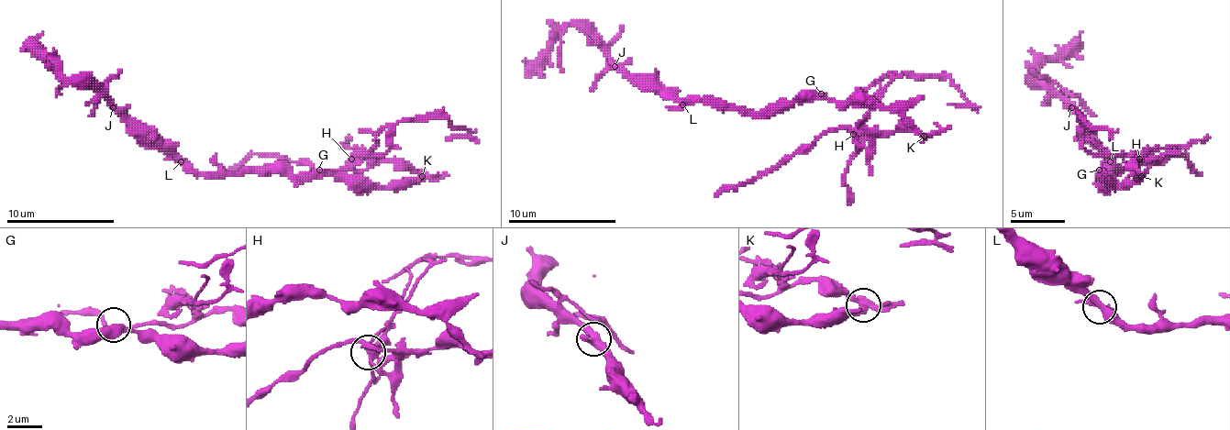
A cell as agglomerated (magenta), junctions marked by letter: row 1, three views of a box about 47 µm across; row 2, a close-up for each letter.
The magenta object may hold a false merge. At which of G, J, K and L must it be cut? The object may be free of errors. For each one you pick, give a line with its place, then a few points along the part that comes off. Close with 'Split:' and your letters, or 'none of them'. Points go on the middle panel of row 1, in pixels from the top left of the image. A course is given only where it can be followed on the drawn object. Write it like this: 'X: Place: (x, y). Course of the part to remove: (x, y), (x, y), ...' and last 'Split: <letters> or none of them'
K: Place: (924, 136). Course of the part to remove: (924, 137), (907, 131), (861, 134), (880, 88), (878, 82), (888, 74), (947, 77), (969, 104), (947, 104)
Split: K

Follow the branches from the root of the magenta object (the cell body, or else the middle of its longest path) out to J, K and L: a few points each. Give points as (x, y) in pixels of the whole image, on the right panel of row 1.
J: (1104, 175), (1118, 172), (1107, 172), (1107, 159), (1096, 148), (1096, 140), (1088, 124), (1071, 107)
K: (1104, 175), (1113, 186), (1131, 186), (1142, 175)
L: (1104, 175), (1118, 172), (1107, 172), (1110, 161)

